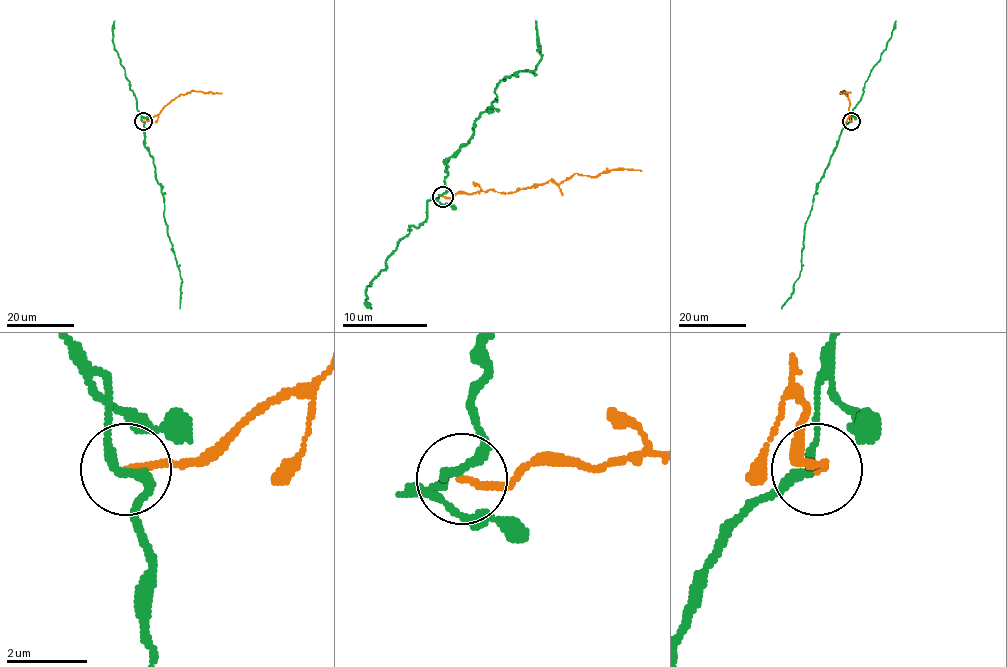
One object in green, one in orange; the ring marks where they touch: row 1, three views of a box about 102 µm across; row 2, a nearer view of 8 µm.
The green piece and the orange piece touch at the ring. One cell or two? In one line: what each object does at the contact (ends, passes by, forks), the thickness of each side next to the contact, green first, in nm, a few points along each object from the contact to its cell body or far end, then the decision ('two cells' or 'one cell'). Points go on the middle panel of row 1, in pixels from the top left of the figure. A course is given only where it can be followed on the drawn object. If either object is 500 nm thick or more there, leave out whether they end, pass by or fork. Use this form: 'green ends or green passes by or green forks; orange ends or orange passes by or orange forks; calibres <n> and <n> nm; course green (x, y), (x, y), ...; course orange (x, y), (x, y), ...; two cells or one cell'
green passes by; orange ends; calibres 220 and 190 nm; course green (442, 196), (446, 162), (469, 141), (473, 124), (497, 98), (497, 86), (537, 67), (541, 58), (535, 20); course orange (442, 196), (452, 198), (488, 189), (516, 192), (539, 183), (598, 177), (622, 168), (641, 170); two cells

